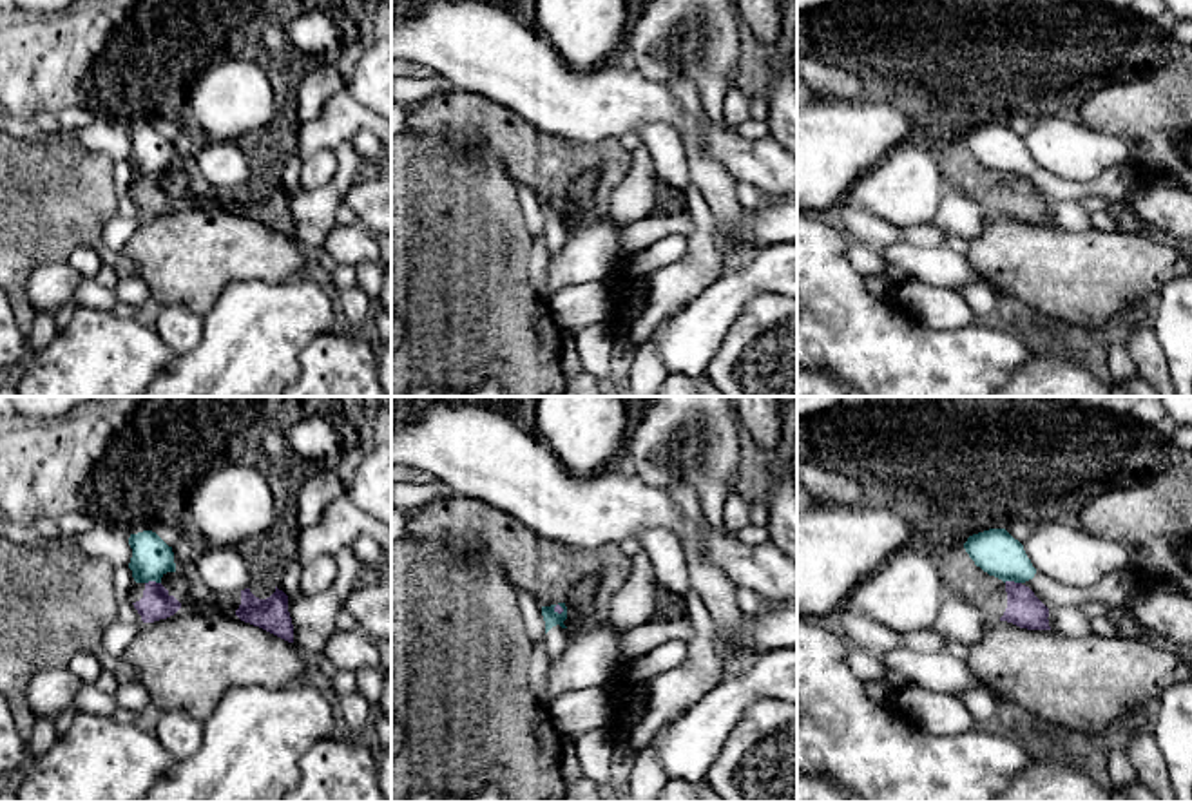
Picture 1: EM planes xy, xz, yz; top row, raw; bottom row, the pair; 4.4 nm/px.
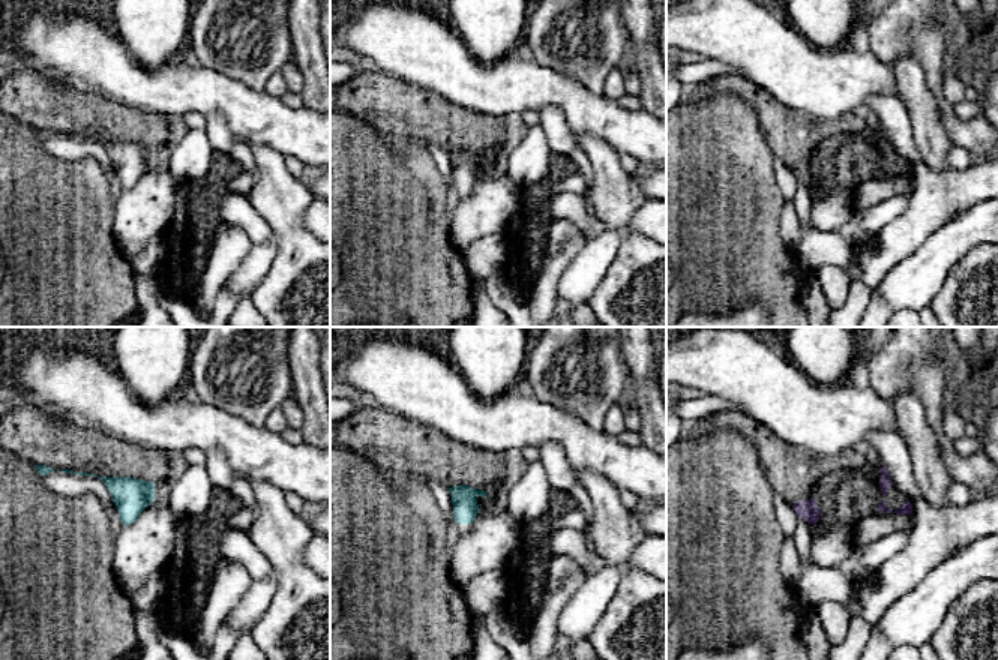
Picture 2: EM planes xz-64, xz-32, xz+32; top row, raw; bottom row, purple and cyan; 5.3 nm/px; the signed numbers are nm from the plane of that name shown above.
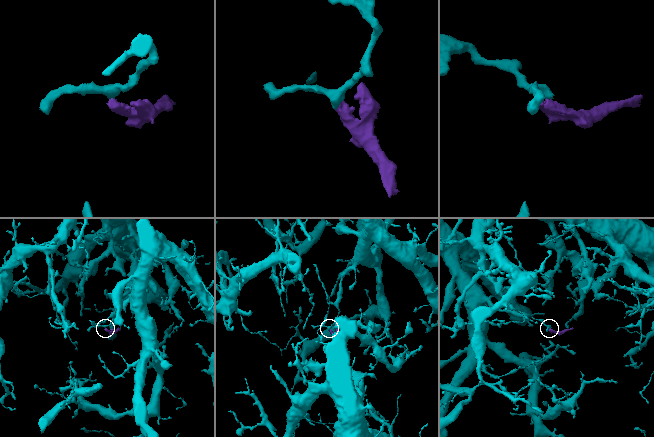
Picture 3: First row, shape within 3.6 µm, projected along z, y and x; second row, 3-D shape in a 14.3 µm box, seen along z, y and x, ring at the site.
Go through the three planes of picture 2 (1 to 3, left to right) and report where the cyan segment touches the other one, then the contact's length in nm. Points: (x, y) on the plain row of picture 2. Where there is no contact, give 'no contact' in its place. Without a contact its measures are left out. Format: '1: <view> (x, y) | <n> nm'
1: no contact
2: no contact
3: no contact

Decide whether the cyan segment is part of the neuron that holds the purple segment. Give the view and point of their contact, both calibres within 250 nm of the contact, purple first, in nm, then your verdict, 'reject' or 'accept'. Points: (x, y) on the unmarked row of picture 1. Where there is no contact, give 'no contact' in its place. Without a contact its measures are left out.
meets purple in yz at (1013, 176); 160 nm thick on the purple side, 200 nm on the other; reject

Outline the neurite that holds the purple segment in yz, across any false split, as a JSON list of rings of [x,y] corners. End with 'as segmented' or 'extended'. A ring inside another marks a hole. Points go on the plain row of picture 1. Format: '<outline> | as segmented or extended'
[[[942,141],[937,150],[949,188],[967,194],[995,215],[1027,224],[1051,224],[1049,203],[1029,181],[989,170],[975,159],[964,141]]] | extended

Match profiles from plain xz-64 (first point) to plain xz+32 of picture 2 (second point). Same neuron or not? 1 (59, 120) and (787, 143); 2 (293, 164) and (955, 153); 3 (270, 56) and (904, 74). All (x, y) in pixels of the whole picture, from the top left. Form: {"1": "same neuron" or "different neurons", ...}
{"1": "same neuron", "2": "same neuron", "3": "different neurons"}

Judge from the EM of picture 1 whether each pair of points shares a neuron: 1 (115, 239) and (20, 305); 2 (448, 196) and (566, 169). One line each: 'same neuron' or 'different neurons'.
1: different neurons
2: different neurons

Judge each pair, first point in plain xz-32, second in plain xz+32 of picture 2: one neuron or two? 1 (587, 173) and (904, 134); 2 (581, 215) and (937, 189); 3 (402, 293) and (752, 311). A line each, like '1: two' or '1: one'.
1: two
2: two
3: two

